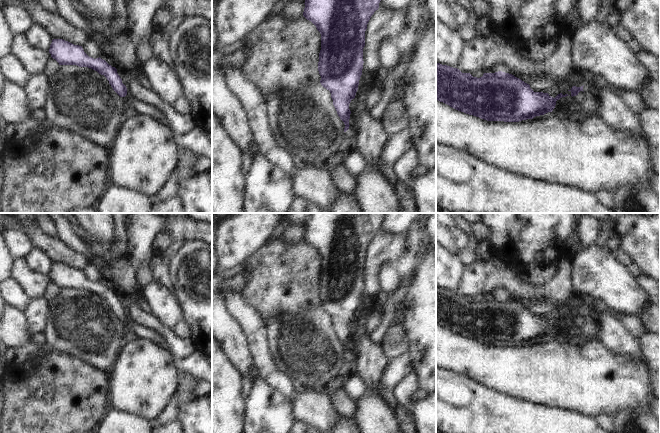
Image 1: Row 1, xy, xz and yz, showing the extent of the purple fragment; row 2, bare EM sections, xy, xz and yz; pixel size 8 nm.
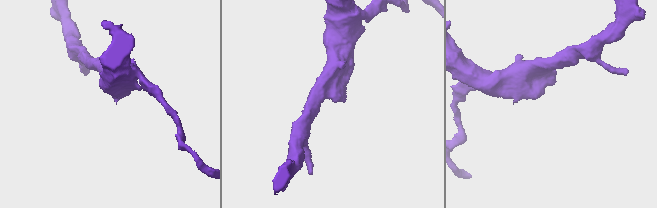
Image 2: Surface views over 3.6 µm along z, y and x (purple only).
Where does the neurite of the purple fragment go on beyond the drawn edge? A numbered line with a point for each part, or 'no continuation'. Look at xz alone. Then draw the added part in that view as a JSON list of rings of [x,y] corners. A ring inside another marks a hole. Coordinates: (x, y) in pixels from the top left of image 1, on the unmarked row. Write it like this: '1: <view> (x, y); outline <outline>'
1: xz (351, 356); outline [[[349,350],[349,353],[345,356],[345,359],[346,361],[351,362],[354,366],[357,360],[357,355],[353,351]]]

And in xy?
1: xy (141, 332); outline [[[128,318],[124,321],[125,327],[132,330],[137,339],[144,339],[157,343],[166,349],[166,343],[156,332],[131,322]]]

